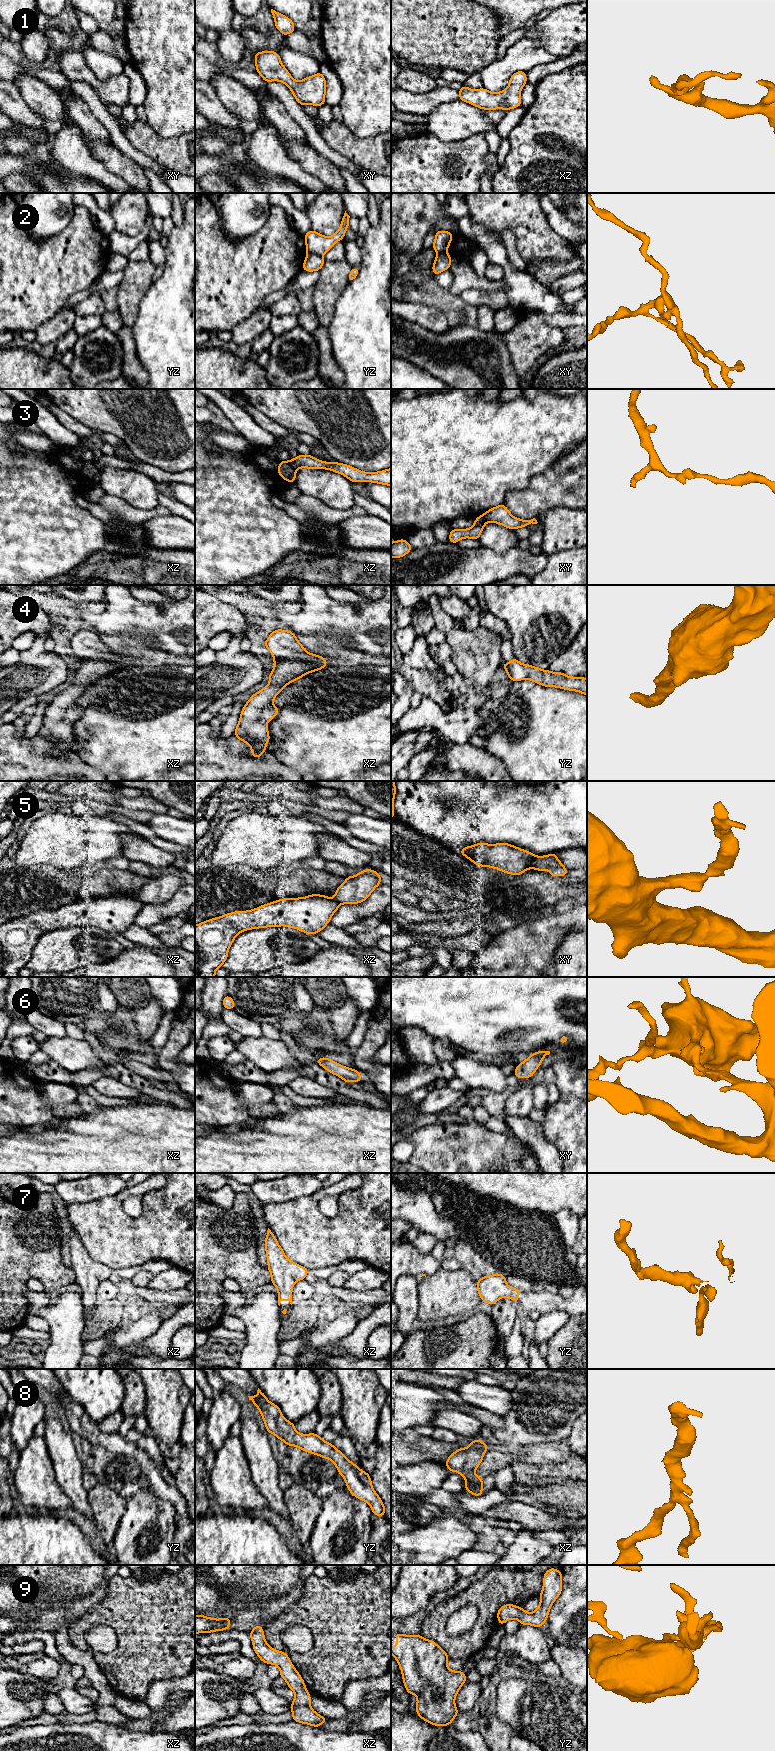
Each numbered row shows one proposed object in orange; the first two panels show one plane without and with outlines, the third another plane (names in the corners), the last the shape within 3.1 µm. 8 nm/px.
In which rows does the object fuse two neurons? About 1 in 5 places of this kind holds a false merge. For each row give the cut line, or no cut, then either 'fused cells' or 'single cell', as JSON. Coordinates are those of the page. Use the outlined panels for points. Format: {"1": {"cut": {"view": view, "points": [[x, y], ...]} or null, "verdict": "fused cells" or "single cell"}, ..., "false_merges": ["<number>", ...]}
{"1": {"cut": null, "verdict": "single cell"}, "2": {"cut": {"view": "yz", "points": [[307, 252], [313, 252], [320, 256]]}, "verdict": "fused cells"}, "3": {"cut": {"view": "xz", "points": [[288, 461], [295, 470]]}, "verdict": "fused cells"}, "4": {"cut": null, "verdict": "single cell"}, "5": {"cut": {"view": "xy", "points": [[536, 856], [532, 861], [531, 867]]}, "verdict": "fused cells"}, "6": {"cut": null, "verdict": "single cell"}, "7": {"cut": null, "verdict": "single cell"}, "8": {"cut": null, "verdict": "single cell"}, "9": {"cut": null, "verdict": "single cell"}, "false_merges": ["2", "3", "5"]}

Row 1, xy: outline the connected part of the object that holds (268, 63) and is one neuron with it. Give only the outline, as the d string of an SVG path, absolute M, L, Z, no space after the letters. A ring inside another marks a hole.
M256 52L254 59L256 71L266 83L280 81L286 84L296 101L303 107L307 104L312 104L318 108L322 104L326 104L325 93L327 82L321 72L306 77L301 81L296 81L282 64L277 52Z

